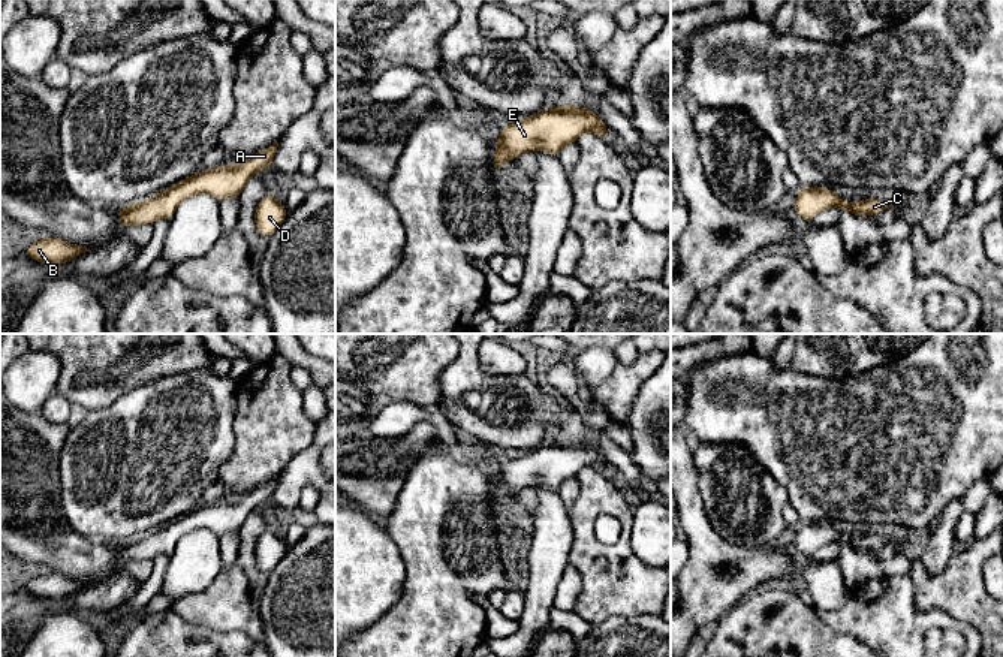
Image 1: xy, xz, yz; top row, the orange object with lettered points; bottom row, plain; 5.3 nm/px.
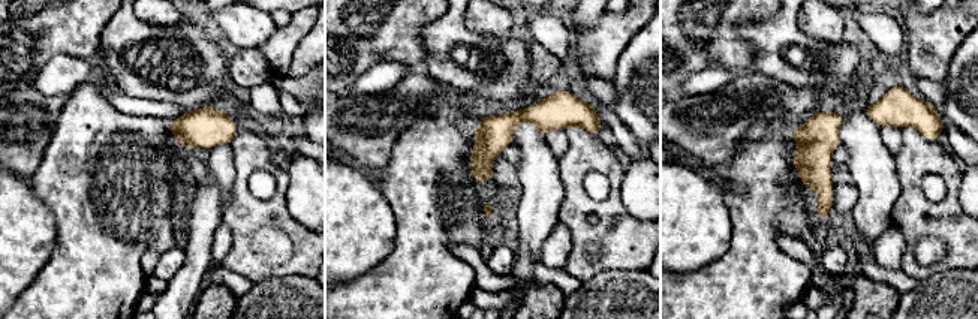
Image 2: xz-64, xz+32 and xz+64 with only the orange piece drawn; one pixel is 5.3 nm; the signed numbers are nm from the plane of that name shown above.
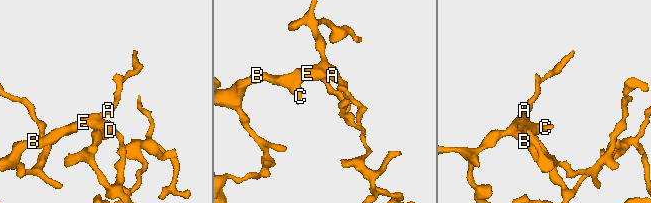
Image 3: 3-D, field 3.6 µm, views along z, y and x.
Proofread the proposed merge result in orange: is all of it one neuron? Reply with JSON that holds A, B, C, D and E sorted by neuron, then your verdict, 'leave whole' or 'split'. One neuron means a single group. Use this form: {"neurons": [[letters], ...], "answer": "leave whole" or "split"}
{"neurons": [["A", "B", "C", "D", "E"]], "answer": "leave whole"}

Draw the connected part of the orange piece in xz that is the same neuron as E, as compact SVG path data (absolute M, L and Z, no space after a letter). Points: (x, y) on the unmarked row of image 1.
M560 440L528 450L515 459L503 461L496 474L493 497L496 506L522 488L545 486L558 491L567 479L576 479L584 467L593 467L602 474L611 473L600 452L588 443Z

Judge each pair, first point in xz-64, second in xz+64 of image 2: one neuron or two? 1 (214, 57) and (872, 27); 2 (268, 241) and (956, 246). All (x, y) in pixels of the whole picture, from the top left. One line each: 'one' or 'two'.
1: two
2: one

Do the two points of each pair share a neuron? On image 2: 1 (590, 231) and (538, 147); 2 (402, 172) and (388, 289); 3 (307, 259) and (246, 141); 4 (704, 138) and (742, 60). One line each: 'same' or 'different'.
1: different
2: same
3: same
4: different

